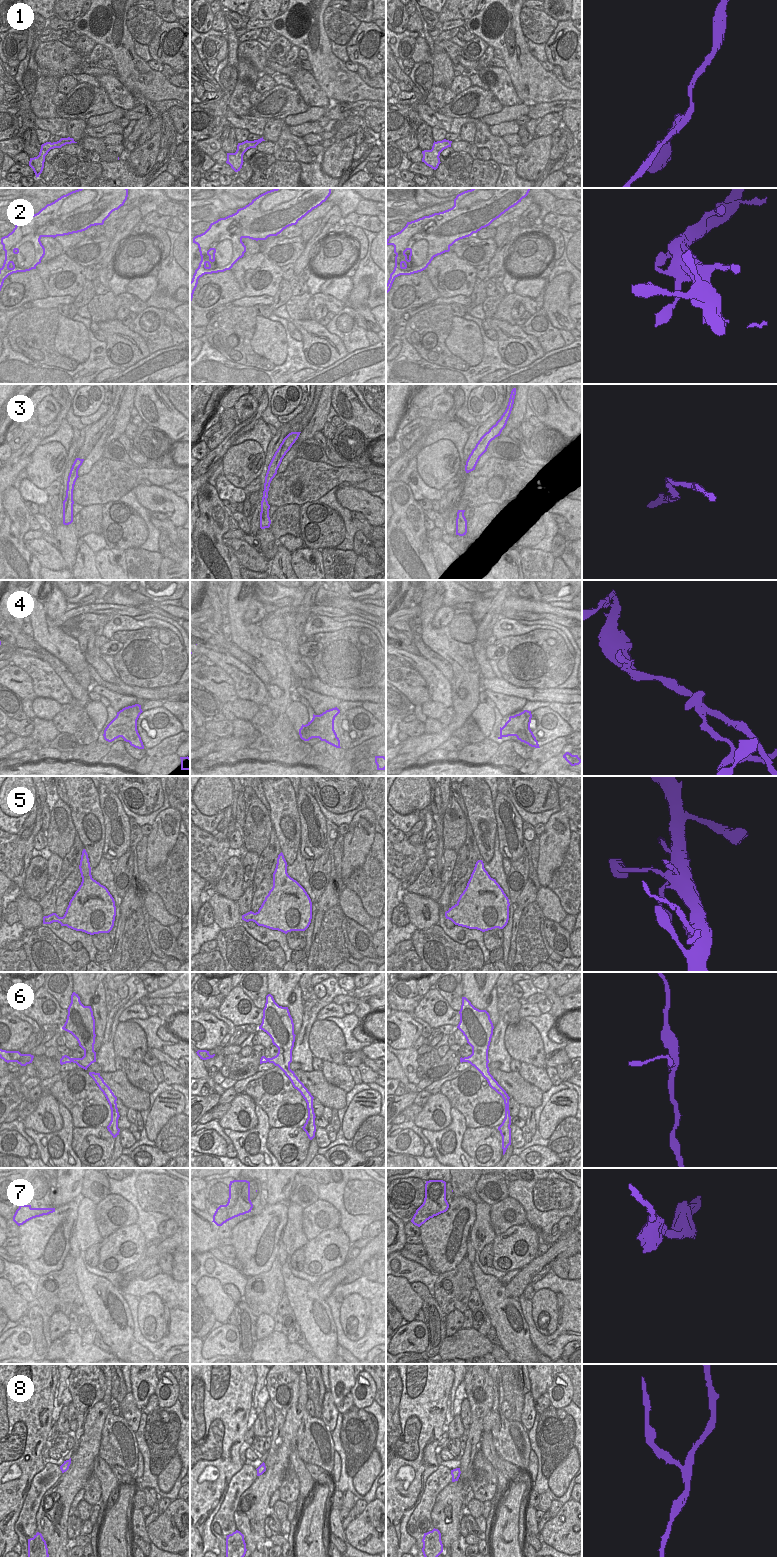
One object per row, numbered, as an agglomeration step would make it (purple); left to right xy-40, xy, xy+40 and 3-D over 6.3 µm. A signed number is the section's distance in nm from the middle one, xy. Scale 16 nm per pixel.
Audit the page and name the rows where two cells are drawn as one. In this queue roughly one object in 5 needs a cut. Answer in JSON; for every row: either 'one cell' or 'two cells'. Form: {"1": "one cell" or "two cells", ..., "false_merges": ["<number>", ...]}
{"1": "one cell", "2": "one cell", "3": "one cell", "4": "two cells", "5": "one cell", "6": "one cell", "7": "one cell", "8": "two cells", "false_merges": ["4", "8"]}

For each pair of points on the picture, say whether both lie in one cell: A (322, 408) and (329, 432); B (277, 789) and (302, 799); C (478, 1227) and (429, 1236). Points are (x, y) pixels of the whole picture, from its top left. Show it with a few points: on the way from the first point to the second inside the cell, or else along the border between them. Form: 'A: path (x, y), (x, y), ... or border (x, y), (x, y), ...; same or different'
A: border (326, 421), (321, 430); different
B: border (296, 801), (300, 824); different
C: border (476, 1205), (476, 1218), (468, 1238); different

